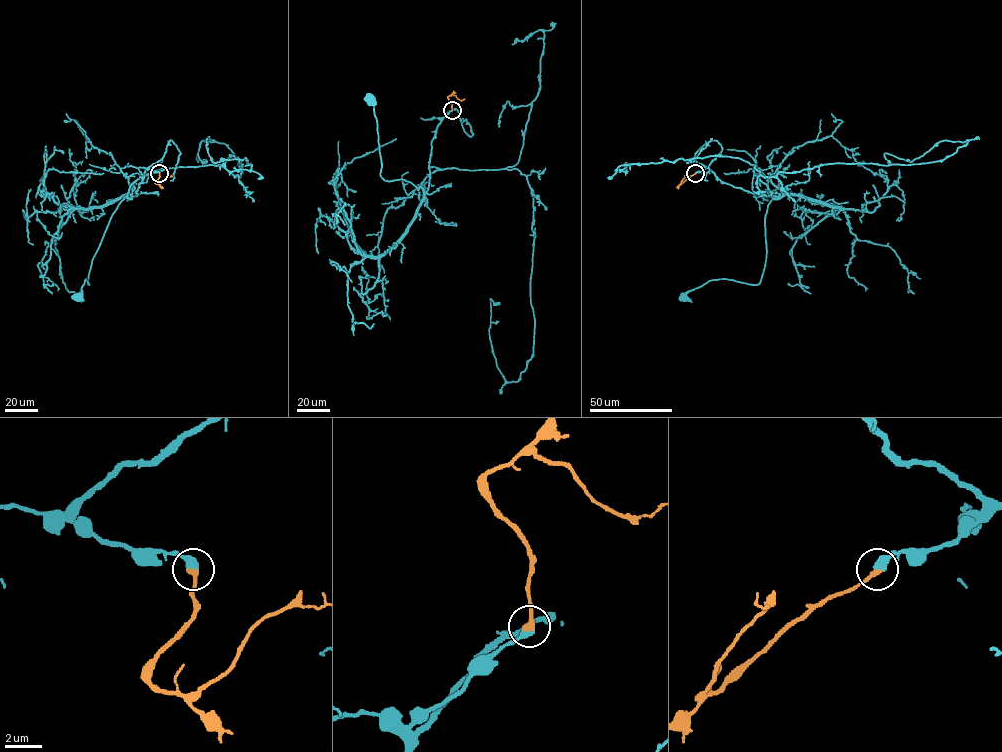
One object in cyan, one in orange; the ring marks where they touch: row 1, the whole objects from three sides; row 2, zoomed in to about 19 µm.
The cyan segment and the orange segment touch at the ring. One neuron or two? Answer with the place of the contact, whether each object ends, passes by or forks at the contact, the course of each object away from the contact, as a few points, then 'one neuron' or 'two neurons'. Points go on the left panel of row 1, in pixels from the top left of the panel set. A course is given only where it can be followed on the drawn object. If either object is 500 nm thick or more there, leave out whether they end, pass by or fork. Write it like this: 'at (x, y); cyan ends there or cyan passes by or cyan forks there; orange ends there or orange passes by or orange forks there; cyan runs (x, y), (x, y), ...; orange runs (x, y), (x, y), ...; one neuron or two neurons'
at (159, 173); cyan runs (159, 173), (148, 168), (136, 196), (125, 196), (119, 204), (92, 260), (89, 284), (86, 279), (78, 297); orange runs (159, 173), (156, 184), (172, 176); one neuron

